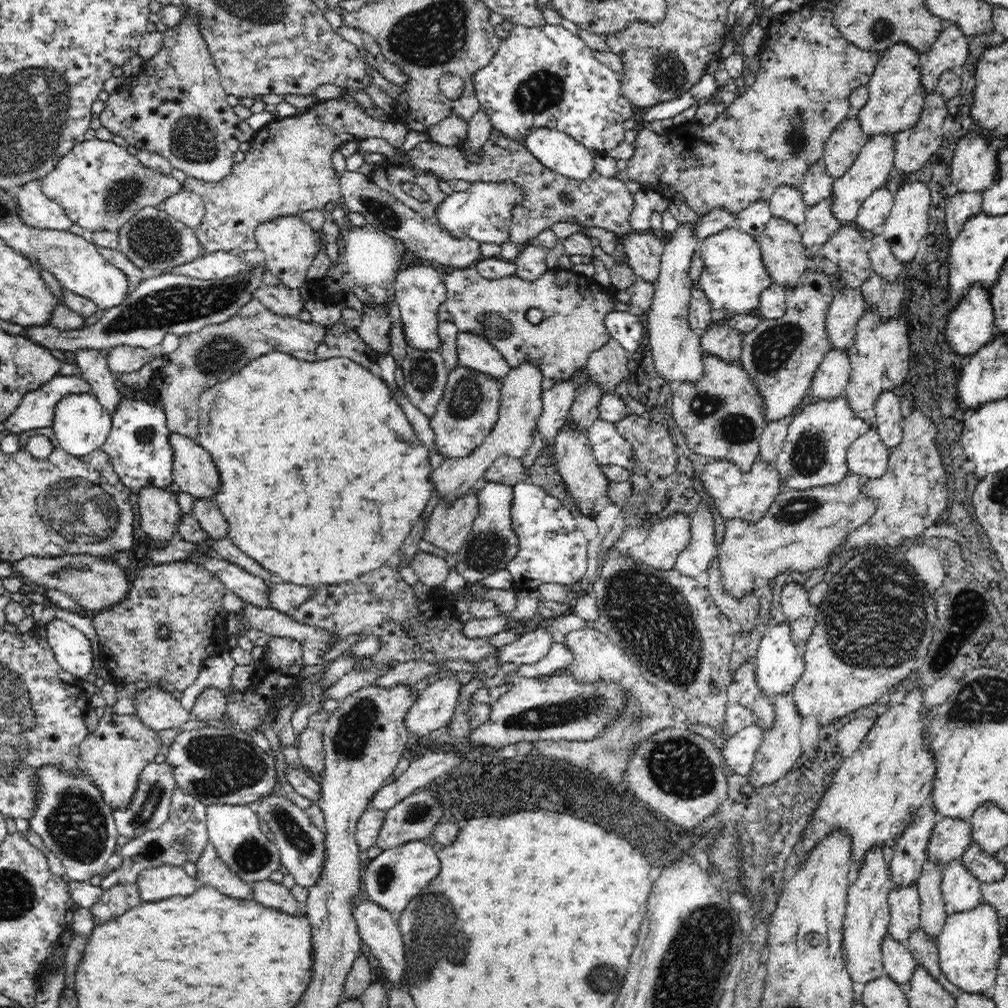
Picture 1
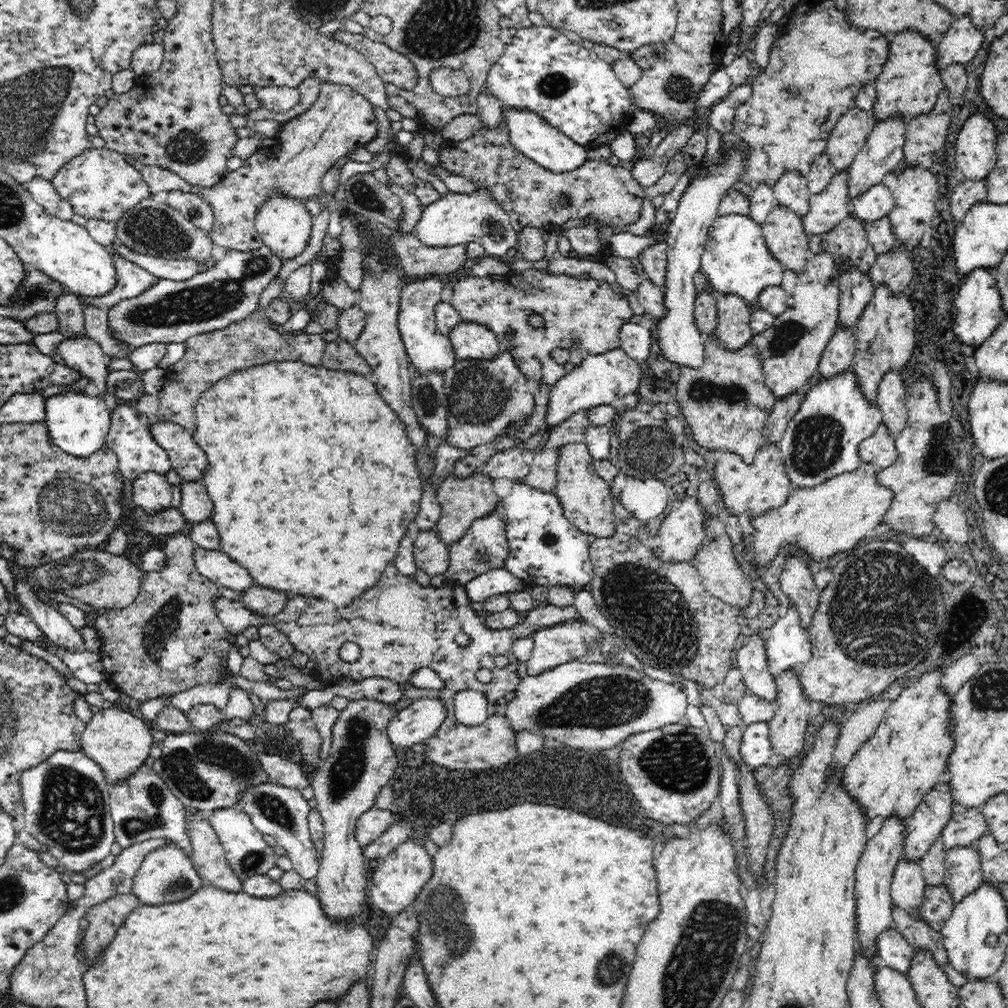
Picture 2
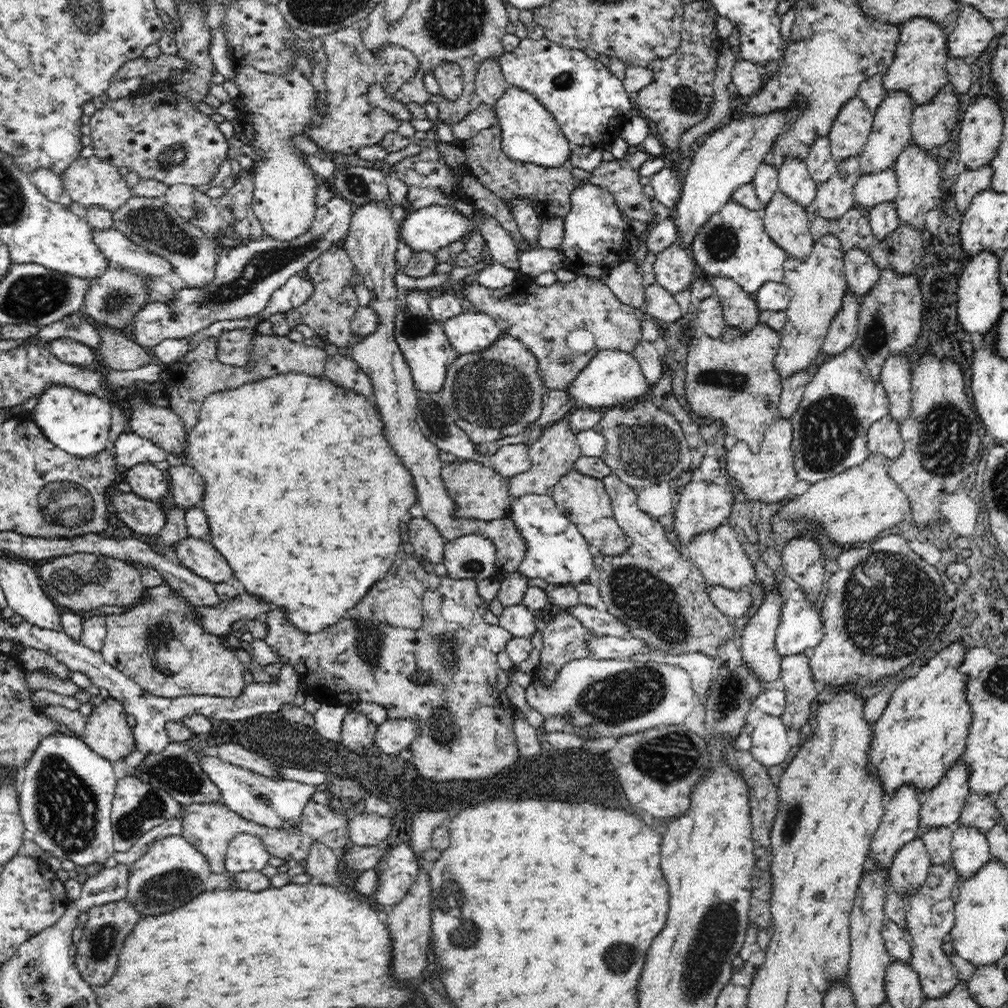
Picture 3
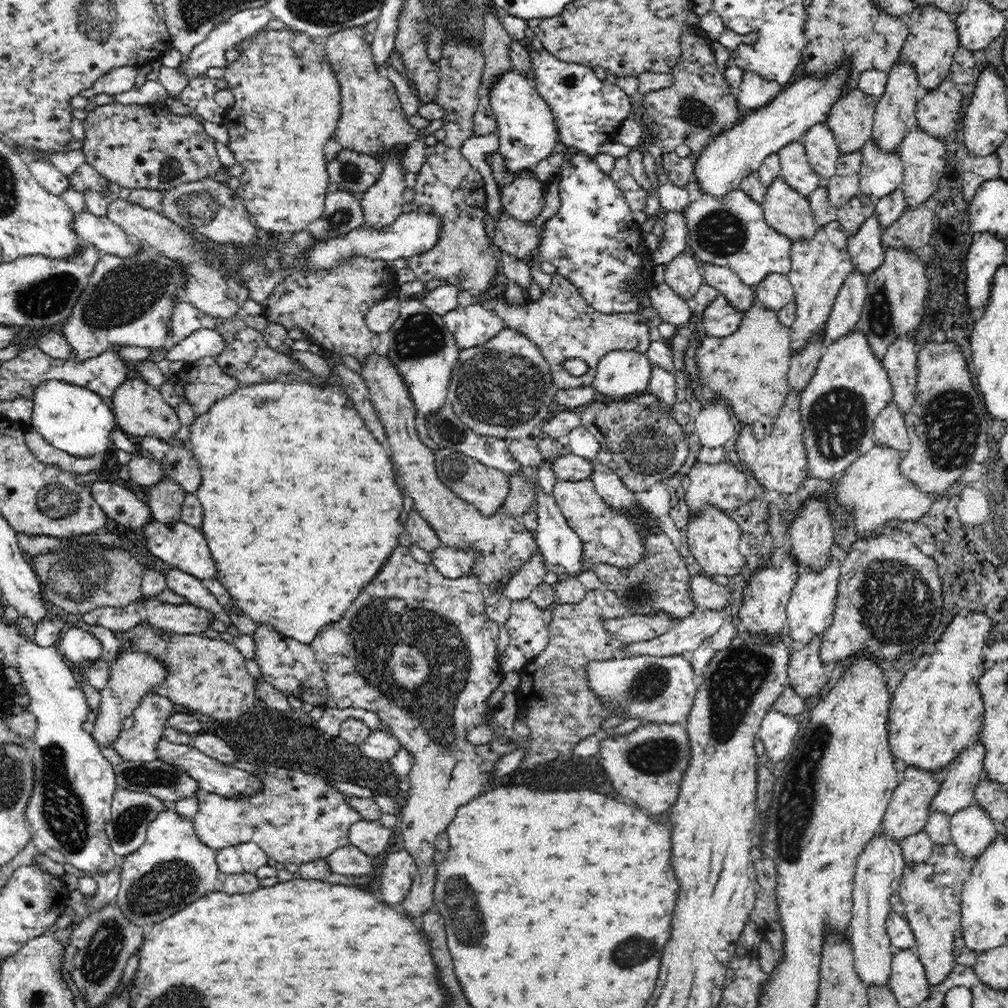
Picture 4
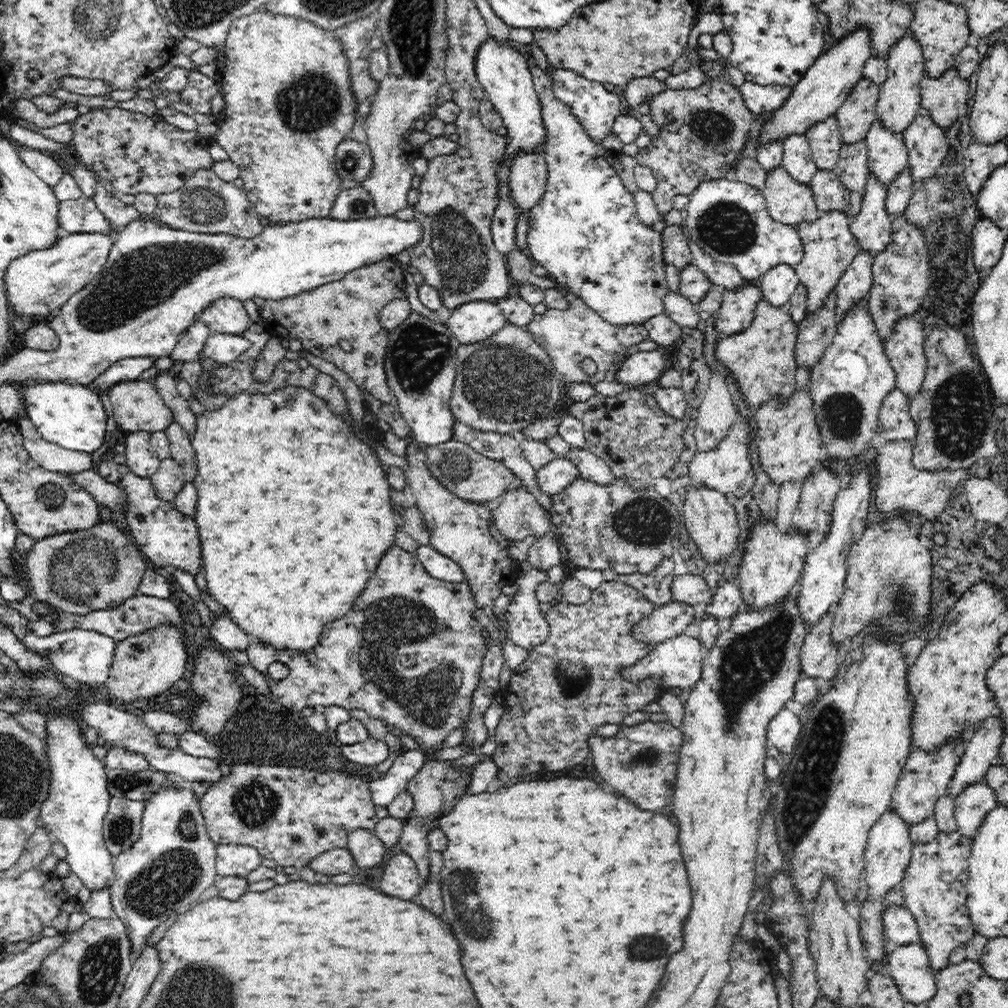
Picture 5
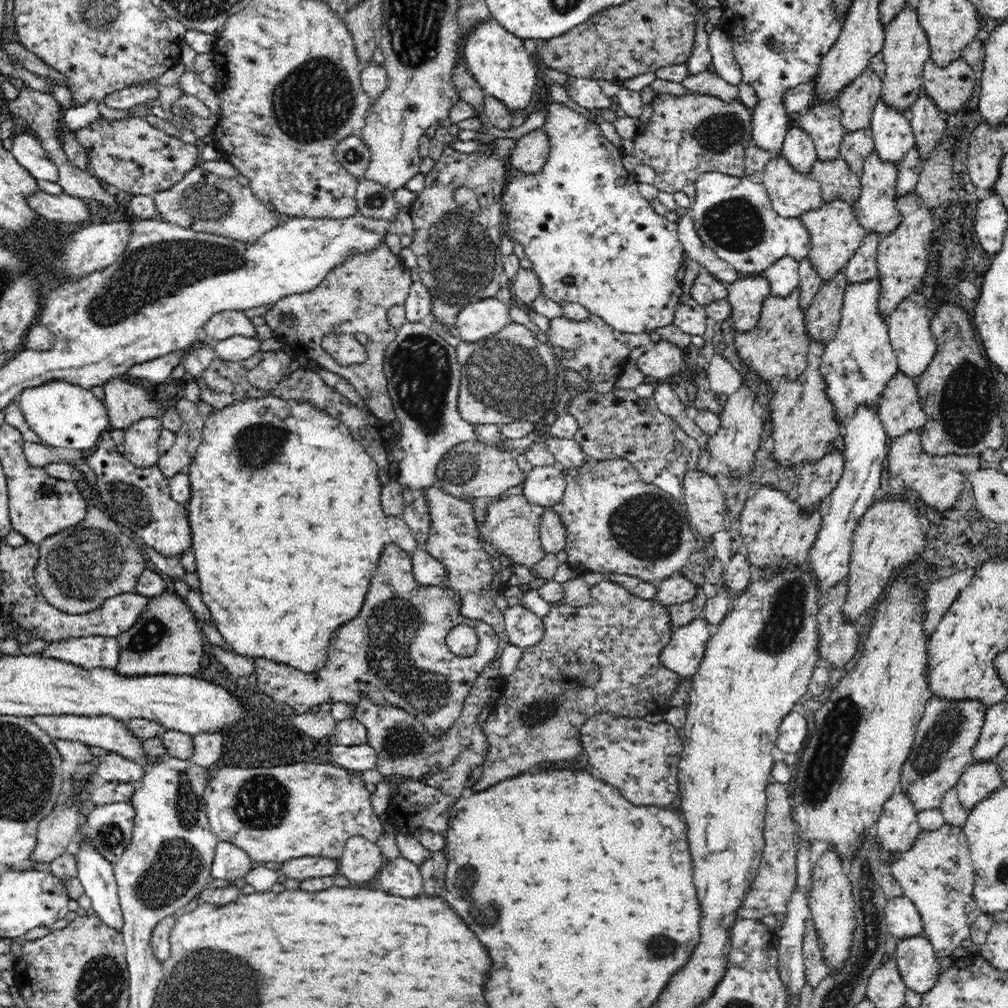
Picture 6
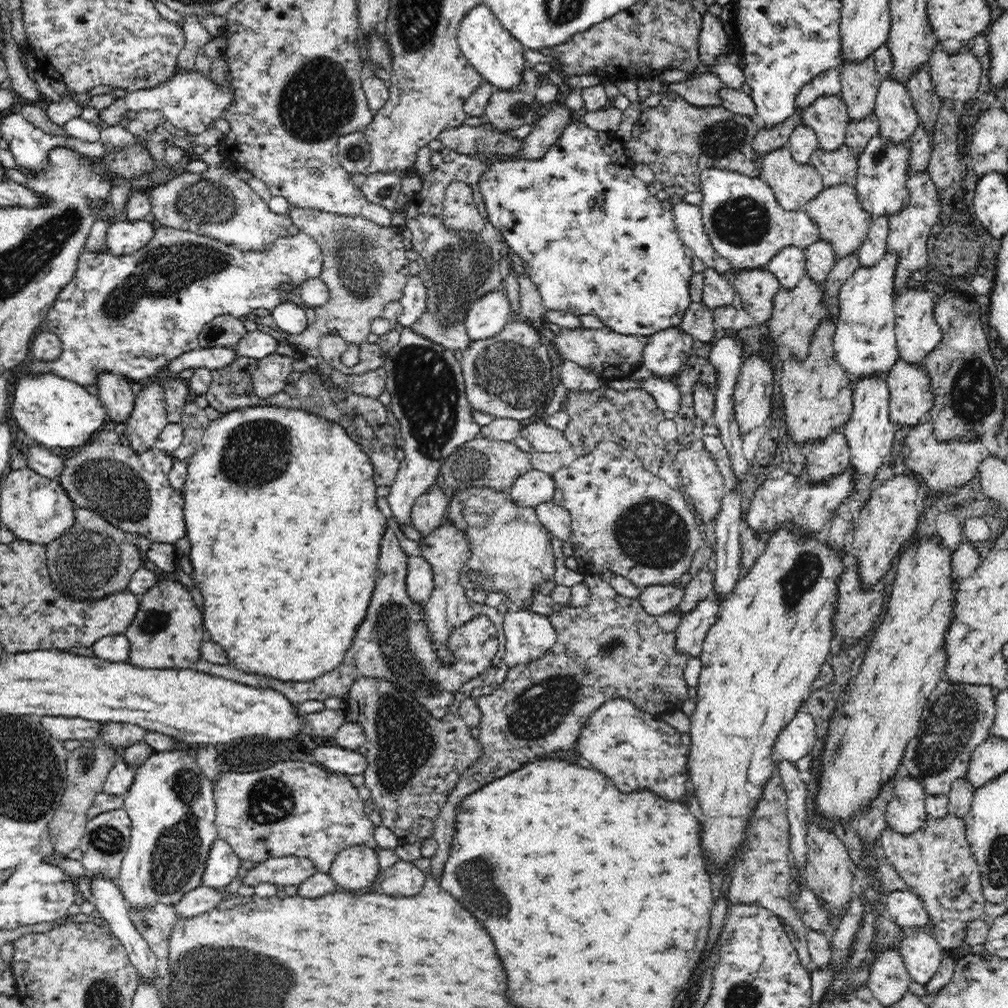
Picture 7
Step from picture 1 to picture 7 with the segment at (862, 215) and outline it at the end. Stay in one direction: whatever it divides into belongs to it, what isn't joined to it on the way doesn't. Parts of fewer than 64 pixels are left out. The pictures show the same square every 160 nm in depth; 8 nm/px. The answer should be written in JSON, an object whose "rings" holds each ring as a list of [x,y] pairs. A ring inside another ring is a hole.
{"rings":[[[890,78],[883,79],[883,83],[879,86],[875,100],[874,115],[879,123],[880,136],[888,139],[888,141],[894,141],[894,143],[906,142],[907,138],[910,138],[920,125],[907,86]]]}

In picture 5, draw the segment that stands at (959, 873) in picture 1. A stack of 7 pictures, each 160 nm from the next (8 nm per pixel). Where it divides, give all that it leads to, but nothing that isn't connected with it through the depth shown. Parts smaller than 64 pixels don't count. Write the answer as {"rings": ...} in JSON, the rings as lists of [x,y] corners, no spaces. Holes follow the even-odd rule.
{"rings":[[[986,781],[962,789],[959,796],[954,798],[954,819],[957,830],[962,836],[972,840],[983,824],[983,818],[998,805],[994,789]]]}

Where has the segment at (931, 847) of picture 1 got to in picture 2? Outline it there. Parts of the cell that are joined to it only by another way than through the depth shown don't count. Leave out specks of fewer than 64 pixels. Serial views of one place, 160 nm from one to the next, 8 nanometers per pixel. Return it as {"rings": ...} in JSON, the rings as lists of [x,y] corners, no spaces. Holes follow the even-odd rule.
{"rings":[[[981,808],[956,809],[946,824],[940,841],[944,849],[955,846],[973,846],[976,841],[988,833],[988,823],[984,820]]]}

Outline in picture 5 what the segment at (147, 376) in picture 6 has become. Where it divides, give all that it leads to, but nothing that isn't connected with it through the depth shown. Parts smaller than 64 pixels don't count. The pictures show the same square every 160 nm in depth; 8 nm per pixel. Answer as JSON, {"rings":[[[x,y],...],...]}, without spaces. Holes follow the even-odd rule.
{"rings":[[[156,357],[122,358],[118,362],[114,362],[112,366],[108,366],[88,386],[99,393],[106,393],[115,384],[140,378],[140,374],[144,370],[152,368],[154,362],[156,362]]]}

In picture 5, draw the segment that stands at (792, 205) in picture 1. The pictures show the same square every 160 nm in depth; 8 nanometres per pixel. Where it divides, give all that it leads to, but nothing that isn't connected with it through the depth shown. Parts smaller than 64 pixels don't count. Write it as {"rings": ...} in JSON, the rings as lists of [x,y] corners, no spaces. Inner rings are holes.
{"rings":[[[793,134],[784,139],[781,165],[794,180],[809,184],[819,168],[812,160],[812,151],[805,134]]]}

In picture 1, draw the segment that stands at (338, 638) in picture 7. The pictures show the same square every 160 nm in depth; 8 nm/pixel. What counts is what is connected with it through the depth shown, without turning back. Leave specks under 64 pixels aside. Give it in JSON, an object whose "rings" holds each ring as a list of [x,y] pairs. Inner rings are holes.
{"rings":[[[272,351],[250,361],[232,374],[228,380],[205,389],[197,400],[199,413],[199,435],[196,443],[204,447],[216,462],[220,472],[220,492],[213,502],[228,522],[228,538],[246,556],[264,566],[272,574],[280,576],[283,582],[298,586],[344,584],[372,570],[387,566],[388,560],[398,554],[412,528],[421,520],[421,514],[431,498],[430,476],[433,472],[428,458],[428,449],[422,444],[414,428],[406,419],[405,412],[390,394],[386,383],[376,377],[360,363],[344,357],[316,359],[314,363],[296,358],[294,355]]]}

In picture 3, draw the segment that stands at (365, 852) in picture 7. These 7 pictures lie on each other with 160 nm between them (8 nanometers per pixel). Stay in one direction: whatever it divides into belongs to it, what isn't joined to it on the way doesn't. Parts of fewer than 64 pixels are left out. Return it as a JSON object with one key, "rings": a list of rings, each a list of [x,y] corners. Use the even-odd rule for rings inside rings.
{"rings":[[[364,811],[349,822],[349,840],[360,846],[376,846],[388,838],[392,824],[386,815]]]}

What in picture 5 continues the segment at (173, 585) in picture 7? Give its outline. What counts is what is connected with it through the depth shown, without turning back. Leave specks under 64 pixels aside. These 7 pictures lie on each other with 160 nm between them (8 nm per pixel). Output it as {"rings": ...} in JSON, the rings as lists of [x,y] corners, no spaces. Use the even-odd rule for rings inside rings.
{"rings":[[[158,625],[138,634],[133,634],[115,643],[113,662],[109,668],[107,687],[109,702],[117,700],[120,704],[130,704],[136,700],[148,701],[166,692],[174,682],[186,674],[188,652],[184,642],[185,631],[178,625]]]}

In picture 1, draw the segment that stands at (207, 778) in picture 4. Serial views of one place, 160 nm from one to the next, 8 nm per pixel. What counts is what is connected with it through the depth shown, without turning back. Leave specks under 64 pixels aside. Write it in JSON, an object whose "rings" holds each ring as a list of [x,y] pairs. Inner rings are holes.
{"rings":[[[274,792],[261,796],[254,804],[257,806],[256,814],[268,824],[276,838],[276,846],[281,854],[281,864],[286,866],[292,874],[296,884],[313,887],[322,877],[323,864],[326,862],[325,831],[318,828],[308,817],[306,811],[289,800],[283,792]]]}

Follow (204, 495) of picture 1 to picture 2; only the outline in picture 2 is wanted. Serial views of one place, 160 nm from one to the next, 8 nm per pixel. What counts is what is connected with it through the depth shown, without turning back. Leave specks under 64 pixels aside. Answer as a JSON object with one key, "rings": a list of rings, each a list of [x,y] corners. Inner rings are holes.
{"rings":[[[154,421],[151,424],[151,434],[155,441],[167,451],[173,470],[186,482],[203,482],[204,473],[208,470],[206,453],[196,444],[193,433],[172,421]]]}

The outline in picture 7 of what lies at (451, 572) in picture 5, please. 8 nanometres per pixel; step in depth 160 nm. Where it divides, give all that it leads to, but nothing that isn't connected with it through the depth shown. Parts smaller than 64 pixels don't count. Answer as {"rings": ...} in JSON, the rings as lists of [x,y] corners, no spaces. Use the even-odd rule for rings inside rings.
{"rings":[[[422,555],[408,557],[406,591],[415,604],[428,602],[434,591],[432,567]]]}

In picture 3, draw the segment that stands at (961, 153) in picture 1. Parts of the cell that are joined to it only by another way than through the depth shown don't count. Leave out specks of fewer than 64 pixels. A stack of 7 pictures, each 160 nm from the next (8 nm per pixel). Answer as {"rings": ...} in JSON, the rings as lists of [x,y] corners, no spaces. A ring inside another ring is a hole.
{"rings":[[[980,96],[969,105],[958,136],[960,162],[970,170],[990,165],[998,152],[1004,124],[1000,107],[992,98]]]}

